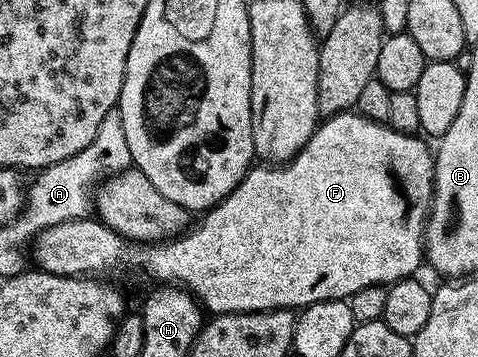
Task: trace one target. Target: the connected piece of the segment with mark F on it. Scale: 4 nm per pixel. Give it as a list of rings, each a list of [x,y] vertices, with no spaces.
[[[348,110],[340,112],[337,115],[332,115],[325,118],[323,122],[317,126],[314,134],[306,141],[306,145],[301,149],[293,159],[289,159],[288,162],[279,165],[256,165],[248,170],[244,174],[244,180],[236,186],[229,195],[226,196],[223,201],[216,204],[214,207],[209,207],[207,211],[203,212],[199,216],[200,219],[191,224],[188,230],[182,235],[177,235],[176,238],[167,240],[162,243],[132,243],[130,246],[129,240],[123,239],[118,233],[114,233],[114,229],[110,229],[106,224],[100,222],[99,218],[87,217],[84,219],[66,220],[61,224],[54,225],[52,228],[48,228],[36,236],[34,240],[34,251],[36,247],[36,263],[35,266],[39,270],[50,273],[51,275],[79,275],[81,277],[96,277],[101,273],[100,271],[116,271],[119,267],[124,267],[131,261],[138,270],[144,275],[149,275],[152,279],[157,279],[155,282],[160,285],[179,285],[192,295],[195,295],[201,308],[205,312],[211,313],[213,316],[217,315],[233,315],[234,313],[250,313],[251,311],[282,311],[285,309],[303,309],[311,305],[311,303],[321,303],[322,301],[330,301],[331,299],[347,300],[349,295],[358,293],[358,289],[366,289],[370,285],[391,285],[397,283],[400,279],[406,279],[417,274],[416,270],[419,269],[420,263],[422,267],[422,260],[424,259],[424,226],[428,223],[428,208],[432,206],[432,186],[434,185],[434,177],[436,176],[436,161],[434,158],[433,148],[427,147],[423,143],[425,140],[421,138],[419,134],[407,135],[406,133],[398,133],[393,127],[388,126],[387,122],[379,123],[376,120],[370,120],[366,116],[357,113],[355,110]]]

